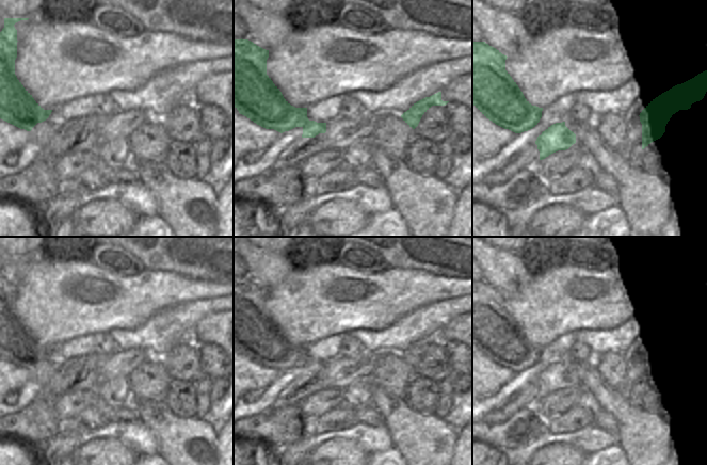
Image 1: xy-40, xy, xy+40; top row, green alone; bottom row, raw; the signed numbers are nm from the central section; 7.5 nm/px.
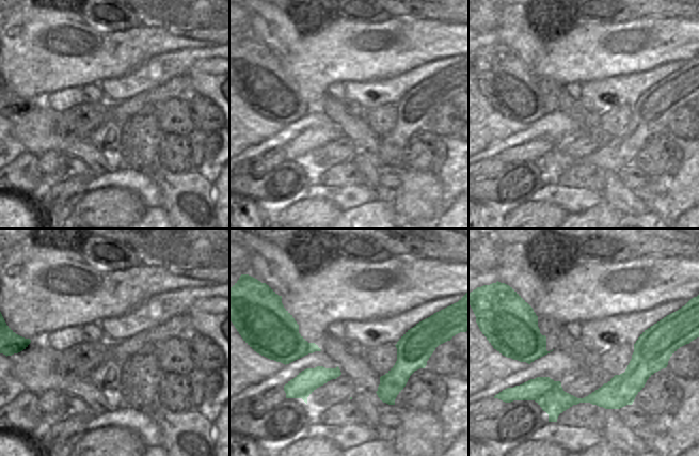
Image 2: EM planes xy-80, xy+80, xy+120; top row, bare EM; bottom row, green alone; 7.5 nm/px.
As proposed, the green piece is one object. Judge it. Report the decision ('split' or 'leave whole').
split

